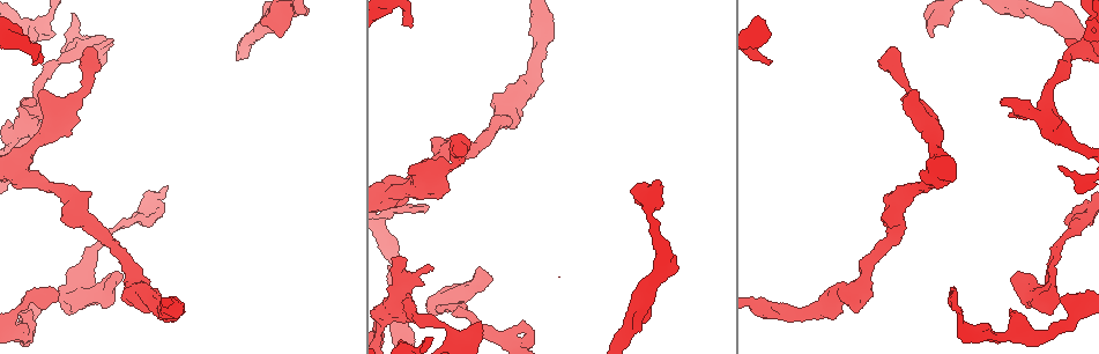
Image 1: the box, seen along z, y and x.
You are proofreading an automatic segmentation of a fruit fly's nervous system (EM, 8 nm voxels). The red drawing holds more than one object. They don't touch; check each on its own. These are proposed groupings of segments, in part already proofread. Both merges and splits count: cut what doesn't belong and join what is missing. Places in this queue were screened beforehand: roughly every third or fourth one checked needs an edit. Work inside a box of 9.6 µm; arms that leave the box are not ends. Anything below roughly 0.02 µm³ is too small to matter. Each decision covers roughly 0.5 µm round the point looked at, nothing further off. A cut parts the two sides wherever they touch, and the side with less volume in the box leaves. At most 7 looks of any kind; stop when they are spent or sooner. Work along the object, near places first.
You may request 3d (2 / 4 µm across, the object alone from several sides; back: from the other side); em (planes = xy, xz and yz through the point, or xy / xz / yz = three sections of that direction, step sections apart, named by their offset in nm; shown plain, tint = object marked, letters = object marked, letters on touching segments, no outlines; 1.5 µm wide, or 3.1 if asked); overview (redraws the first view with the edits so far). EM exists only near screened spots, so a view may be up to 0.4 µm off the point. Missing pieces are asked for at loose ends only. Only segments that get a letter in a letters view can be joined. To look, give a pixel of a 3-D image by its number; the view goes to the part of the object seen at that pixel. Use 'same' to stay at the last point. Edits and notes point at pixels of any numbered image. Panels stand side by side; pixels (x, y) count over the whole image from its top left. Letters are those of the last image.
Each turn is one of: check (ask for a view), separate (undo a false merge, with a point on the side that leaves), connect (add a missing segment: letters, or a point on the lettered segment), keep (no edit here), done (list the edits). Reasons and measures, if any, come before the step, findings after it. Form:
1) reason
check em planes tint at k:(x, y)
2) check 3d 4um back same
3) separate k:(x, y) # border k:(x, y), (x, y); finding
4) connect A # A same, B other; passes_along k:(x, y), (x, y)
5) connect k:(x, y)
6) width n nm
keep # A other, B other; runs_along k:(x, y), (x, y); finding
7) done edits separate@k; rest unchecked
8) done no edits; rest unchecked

end of a long branch
check em planes tint at 1:(771, 63)

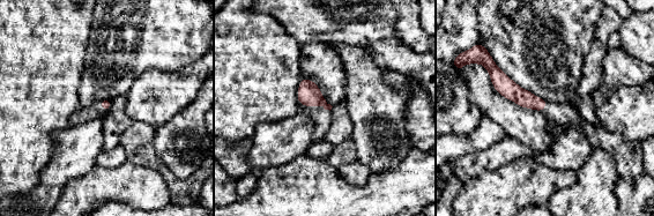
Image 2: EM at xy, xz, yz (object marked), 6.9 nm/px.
check em planes letters same

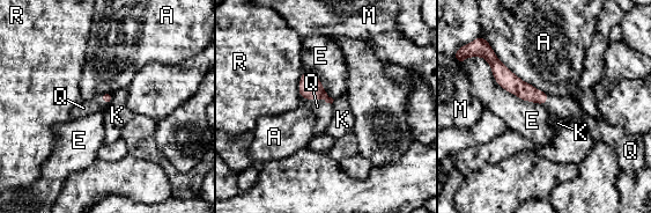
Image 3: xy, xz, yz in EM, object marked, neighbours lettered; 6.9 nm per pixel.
connect Q # A other, E other, K other, M other, Q same, R other; passes_along 3:(310, 87), (317, 97), (323, 111); it goes on there

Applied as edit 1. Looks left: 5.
redraw
check overview

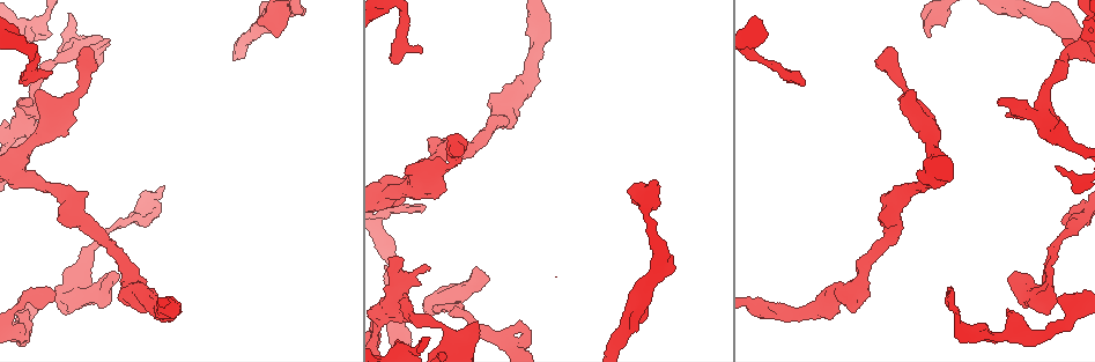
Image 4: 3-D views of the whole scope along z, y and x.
branch stops here
check em planes tint at 4:(150, 222)

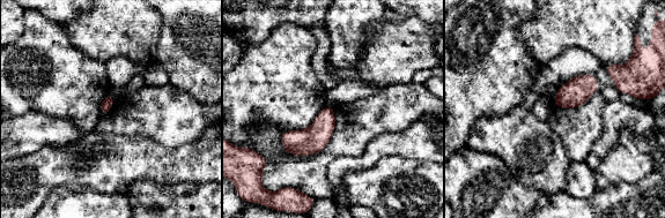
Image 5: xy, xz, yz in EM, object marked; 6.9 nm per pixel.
what lies round it
check em planes letters same

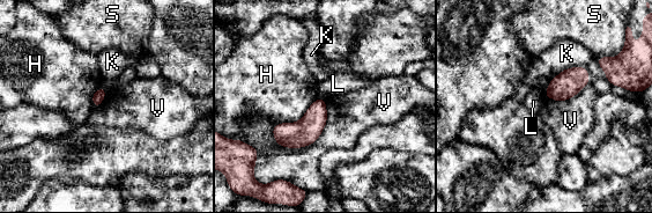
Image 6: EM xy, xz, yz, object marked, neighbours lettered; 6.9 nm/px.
keep # H other, K other, L other, S other, V other; none of them fits

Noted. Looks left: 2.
free end
check em xy step 4 letters at 4:(1062, 39)

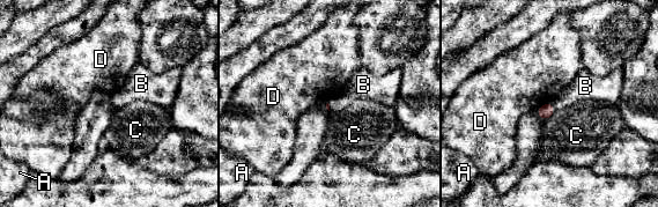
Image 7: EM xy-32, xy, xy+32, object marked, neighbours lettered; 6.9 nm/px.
check em planes letters same

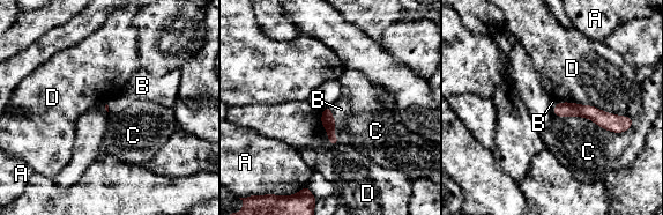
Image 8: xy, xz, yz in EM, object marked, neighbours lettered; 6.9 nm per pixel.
connect B # A other, B same, C other, D other; passes_along 8:(327, 119), (332, 115), (341, 109); it goes on there

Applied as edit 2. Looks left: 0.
done edits connect@3, connect@8; rest unchecked

